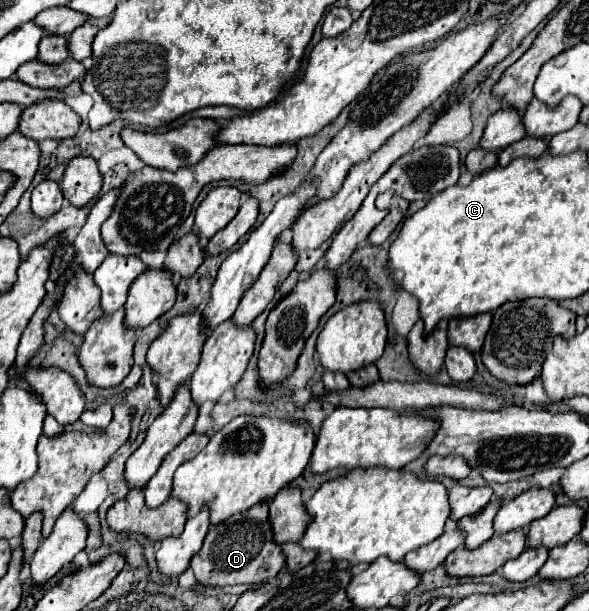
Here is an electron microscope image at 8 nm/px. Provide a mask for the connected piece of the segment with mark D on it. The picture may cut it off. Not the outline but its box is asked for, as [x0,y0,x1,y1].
[190,502,286,586]

